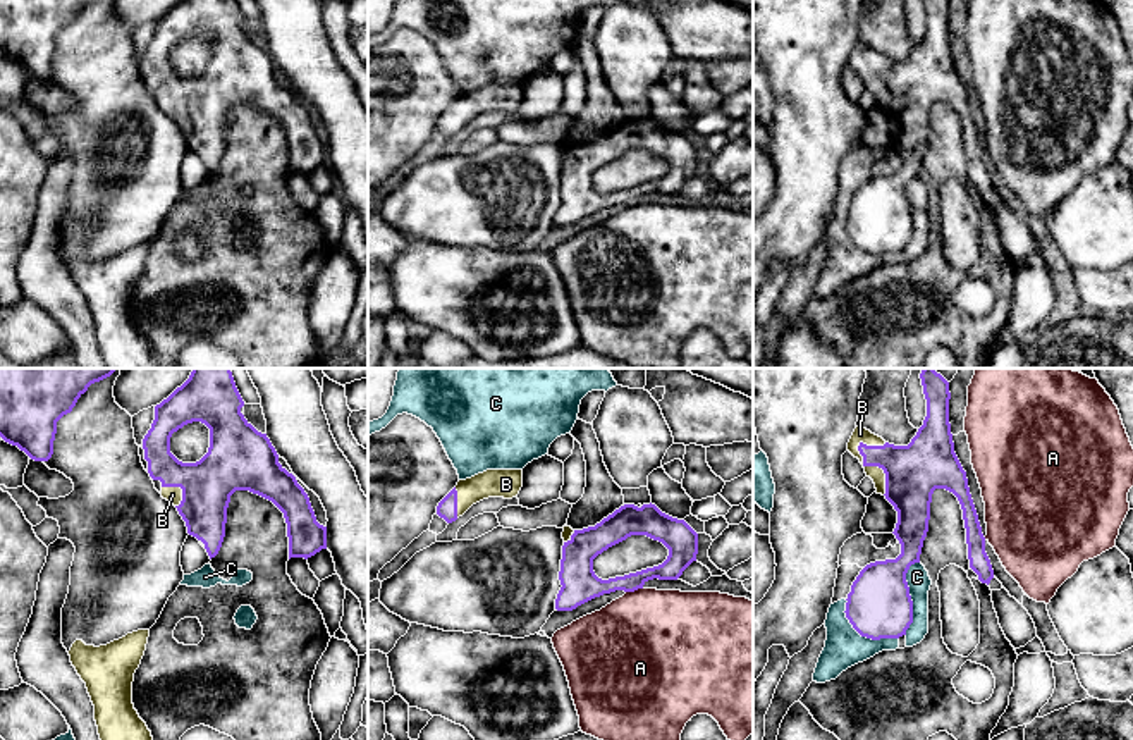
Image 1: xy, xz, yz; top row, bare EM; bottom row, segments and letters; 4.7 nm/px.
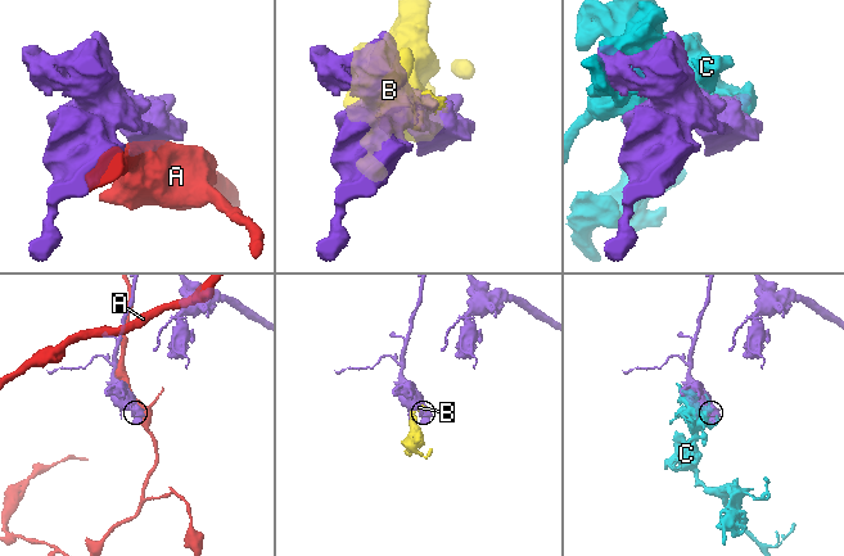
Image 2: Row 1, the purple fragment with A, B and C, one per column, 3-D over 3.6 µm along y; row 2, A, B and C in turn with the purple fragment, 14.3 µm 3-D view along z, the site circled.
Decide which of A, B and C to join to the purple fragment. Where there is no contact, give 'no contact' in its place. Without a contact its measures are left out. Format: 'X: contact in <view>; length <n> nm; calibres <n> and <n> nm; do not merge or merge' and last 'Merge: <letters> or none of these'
A: contact in xz; length 80 nm; calibres 160 and 500 nm; do not merge
B: contact in yz; length 280 nm; calibres 260 and 70 nm; merge
C: contact in yz; length 360 nm; calibres 300 and 110 nm; do not merge
Merge: B

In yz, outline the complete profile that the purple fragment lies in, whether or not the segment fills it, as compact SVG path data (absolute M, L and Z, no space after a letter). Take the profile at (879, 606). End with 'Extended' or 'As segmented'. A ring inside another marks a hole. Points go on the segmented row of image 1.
M923 368L920 379L927 416L908 446L889 444L863 427L856 427L848 442L848 451L860 459L877 494L897 511L892 533L901 544L901 554L867 564L846 599L846 618L861 637L872 640L899 638L913 623L906 573L920 563L935 489L952 492L961 504L970 568L982 583L989 585L994 578L966 472L954 453L949 382L934 368Z. Extended

